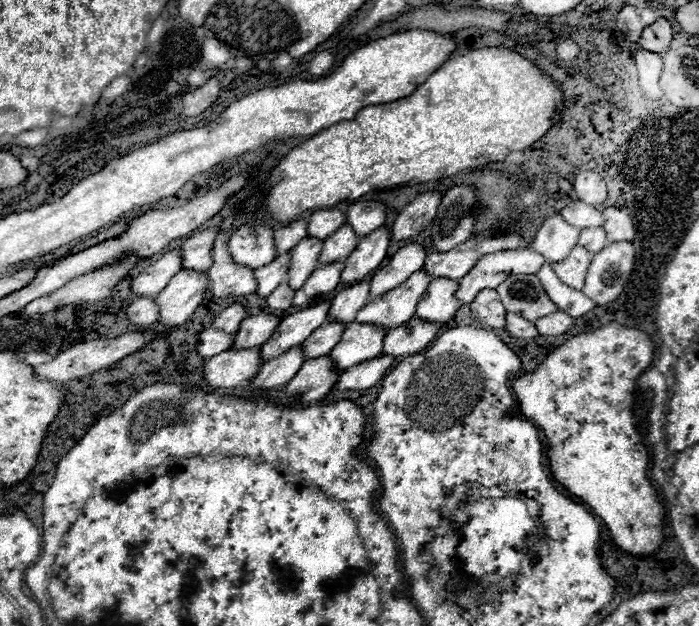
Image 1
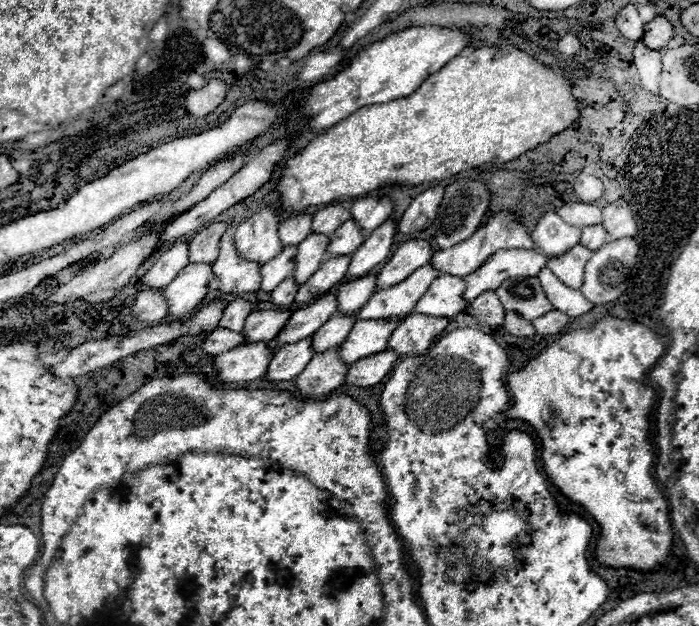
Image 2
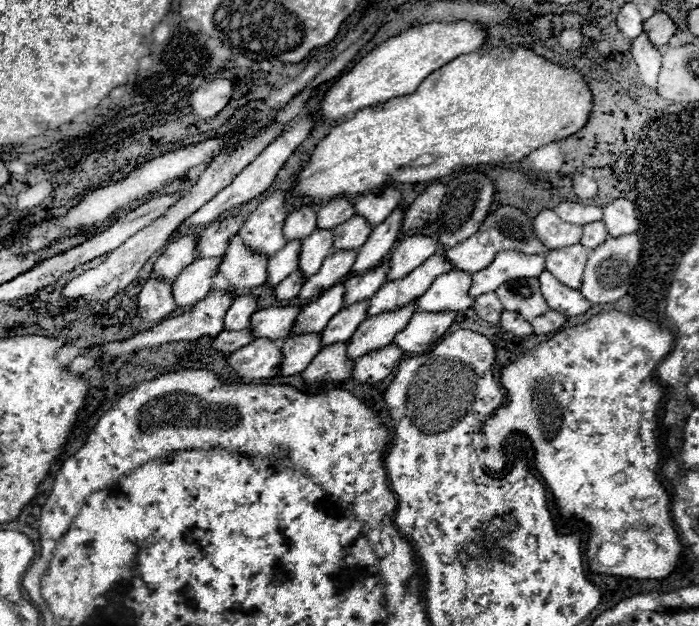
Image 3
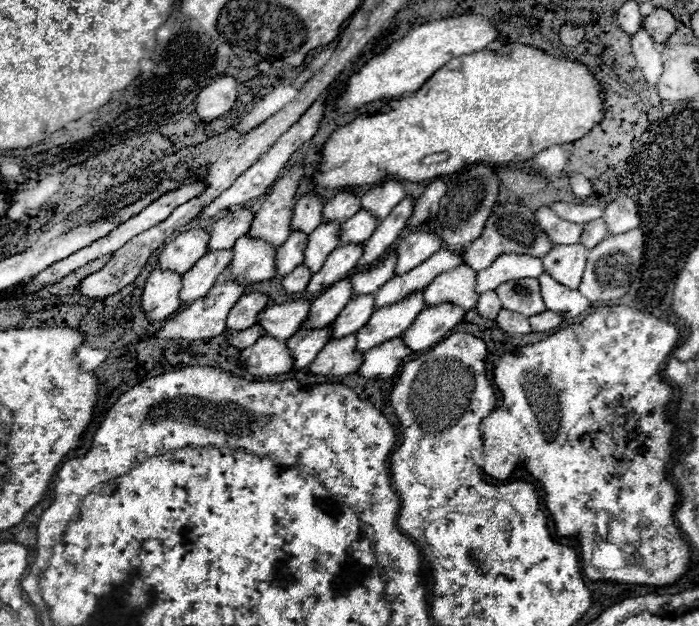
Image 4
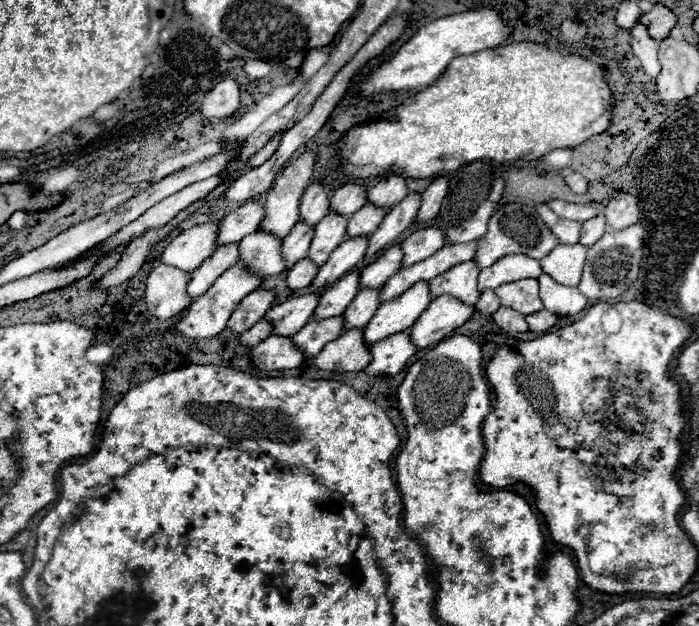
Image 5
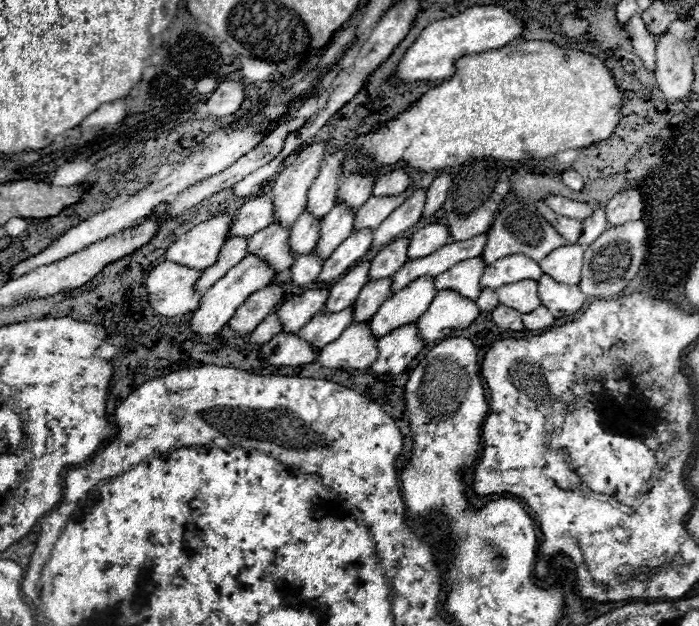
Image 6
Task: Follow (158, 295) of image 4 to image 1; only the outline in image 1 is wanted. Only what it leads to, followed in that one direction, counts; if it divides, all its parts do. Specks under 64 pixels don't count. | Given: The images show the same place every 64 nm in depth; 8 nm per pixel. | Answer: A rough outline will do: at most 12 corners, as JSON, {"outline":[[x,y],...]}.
{"outline":[[150,296],[136,298],[128,320],[150,328],[160,318],[160,306]]}

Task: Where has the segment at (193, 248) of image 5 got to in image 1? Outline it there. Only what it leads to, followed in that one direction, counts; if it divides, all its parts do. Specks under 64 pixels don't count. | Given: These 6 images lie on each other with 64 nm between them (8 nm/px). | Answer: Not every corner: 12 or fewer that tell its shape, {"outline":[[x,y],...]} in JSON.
{"outline":[[180,248],[164,252],[132,280],[136,296],[156,298],[182,268]]}

